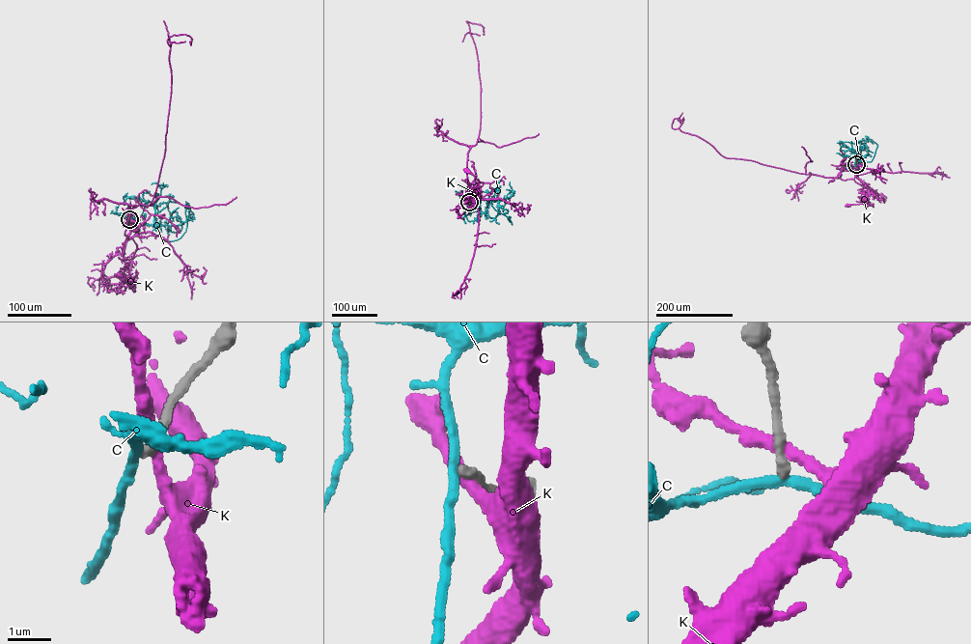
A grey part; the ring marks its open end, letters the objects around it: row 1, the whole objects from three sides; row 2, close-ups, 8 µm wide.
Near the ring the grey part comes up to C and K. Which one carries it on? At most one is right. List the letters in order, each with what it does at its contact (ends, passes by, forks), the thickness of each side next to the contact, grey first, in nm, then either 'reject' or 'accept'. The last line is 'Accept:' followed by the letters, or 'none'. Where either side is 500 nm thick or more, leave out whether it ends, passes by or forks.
C: it passes by; calibres 220 and 200 nm; reject
K: it passes by; calibres 240 and 280 nm; reject
Accept: none

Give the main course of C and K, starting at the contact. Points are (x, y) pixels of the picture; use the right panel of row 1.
C: (856, 164), (857, 160), (871, 161), (874, 155), (877, 144), (867, 137)
K: (856, 164), (853, 171), (868, 189), (867, 202), (846, 205)

